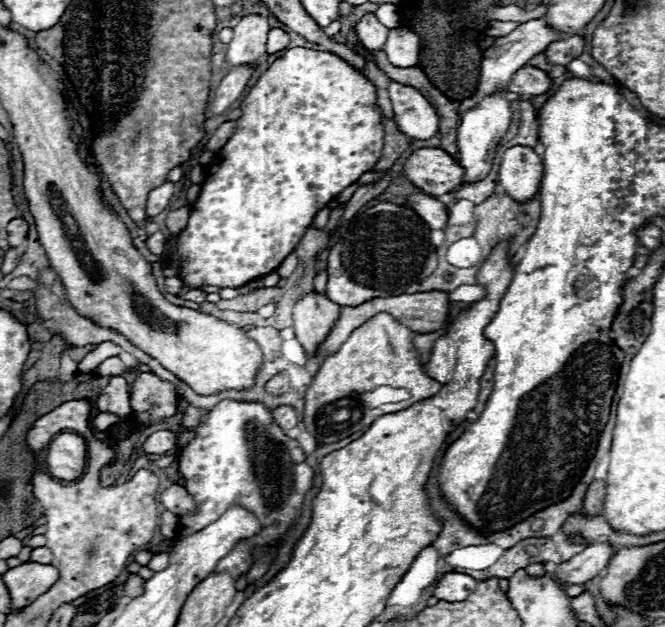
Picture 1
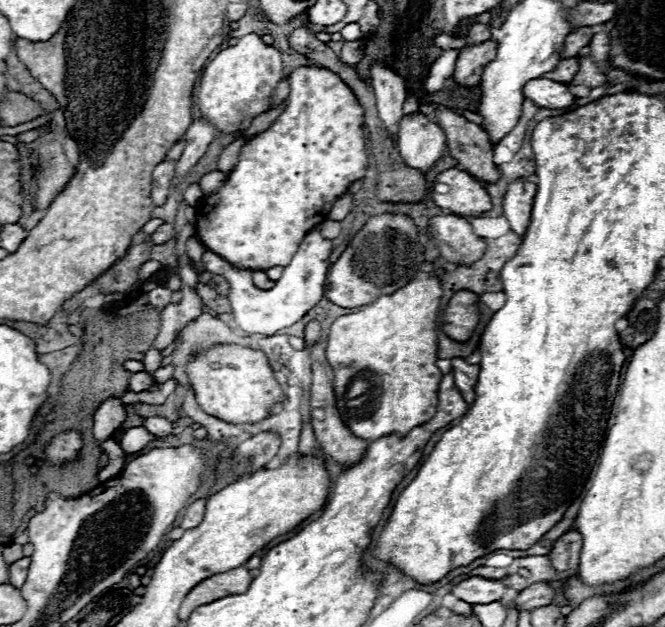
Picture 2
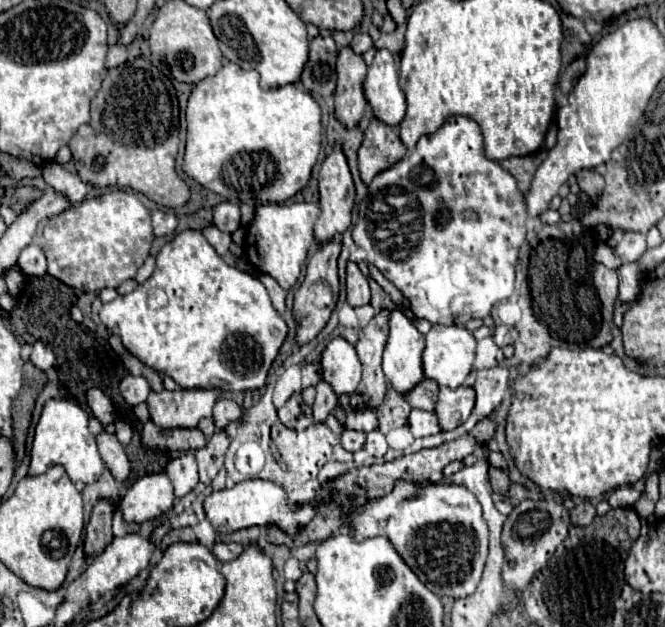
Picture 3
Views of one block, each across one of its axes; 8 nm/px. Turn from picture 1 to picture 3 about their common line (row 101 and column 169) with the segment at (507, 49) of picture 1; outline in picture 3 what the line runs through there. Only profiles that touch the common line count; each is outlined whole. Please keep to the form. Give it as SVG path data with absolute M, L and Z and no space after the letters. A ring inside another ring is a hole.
M180 456L174 458L168 466L166 466L166 474L174 486L174 494L176 498L186 496L190 490L196 488L198 484L198 468L196 468L196 460L194 456Z

